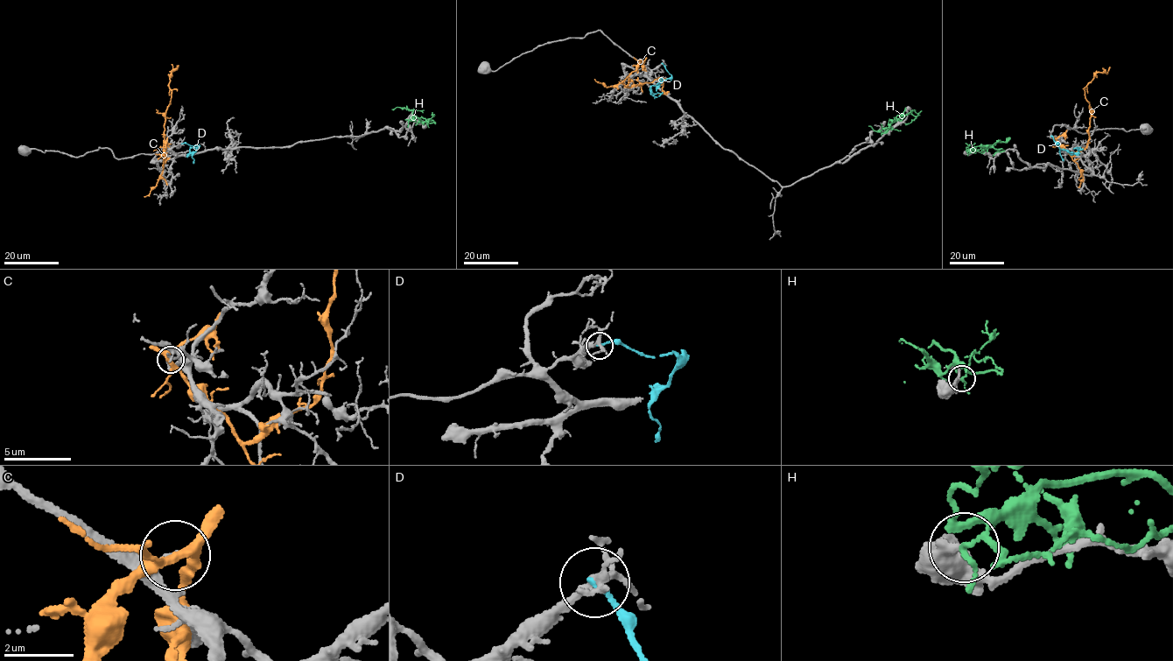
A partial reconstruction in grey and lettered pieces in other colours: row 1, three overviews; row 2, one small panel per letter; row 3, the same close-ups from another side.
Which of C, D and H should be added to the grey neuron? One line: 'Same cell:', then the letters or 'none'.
Same cell: none

